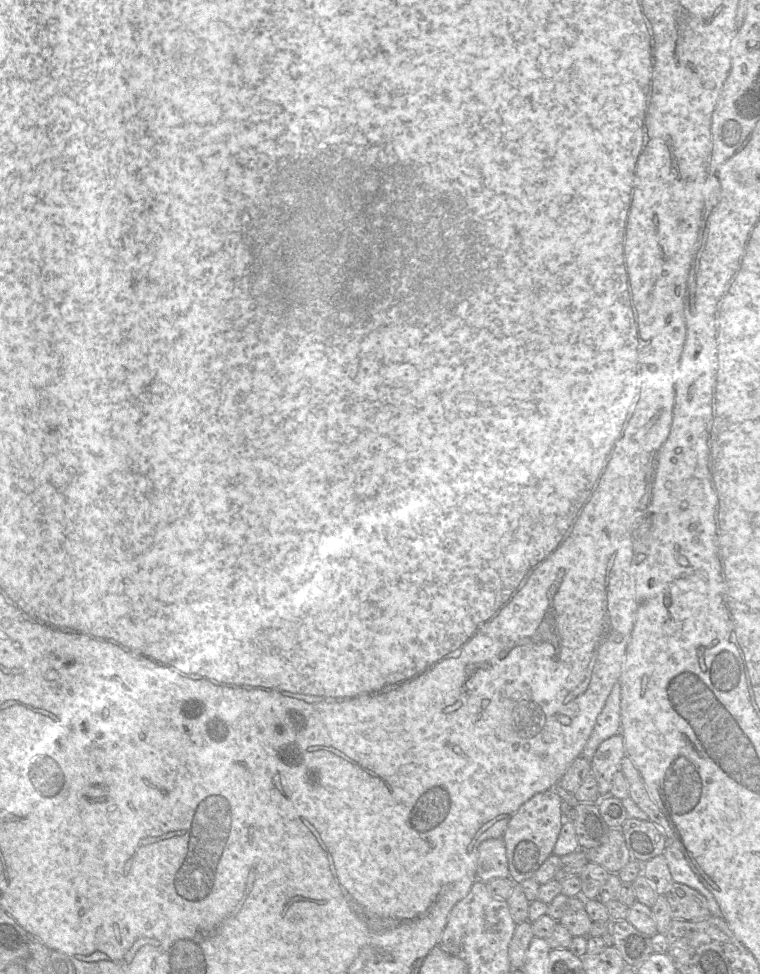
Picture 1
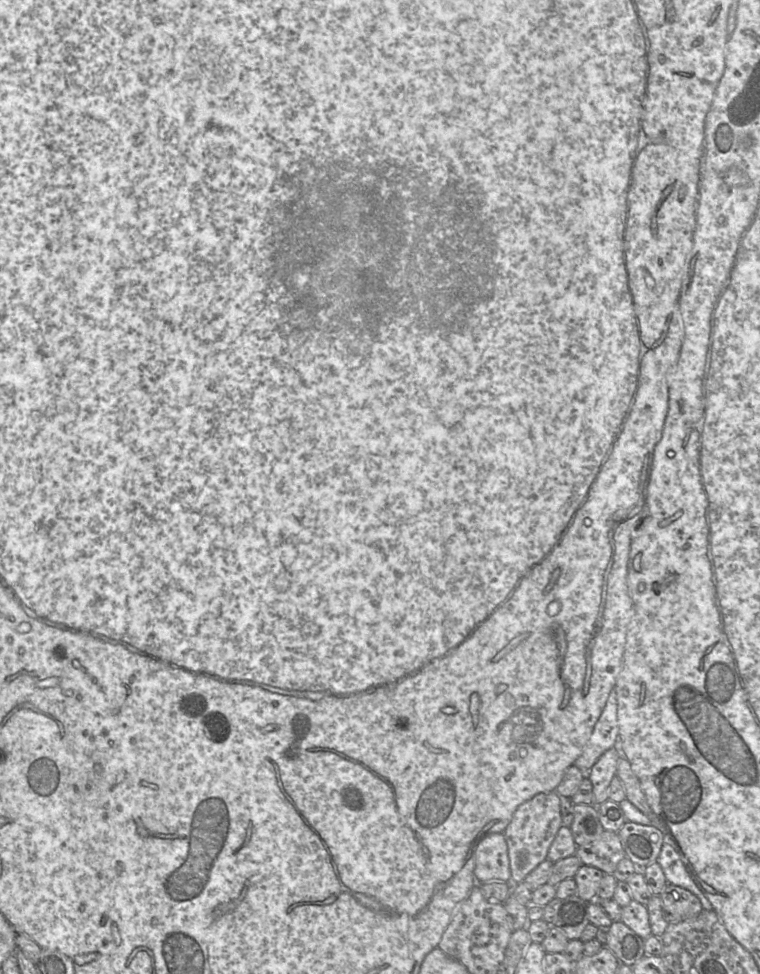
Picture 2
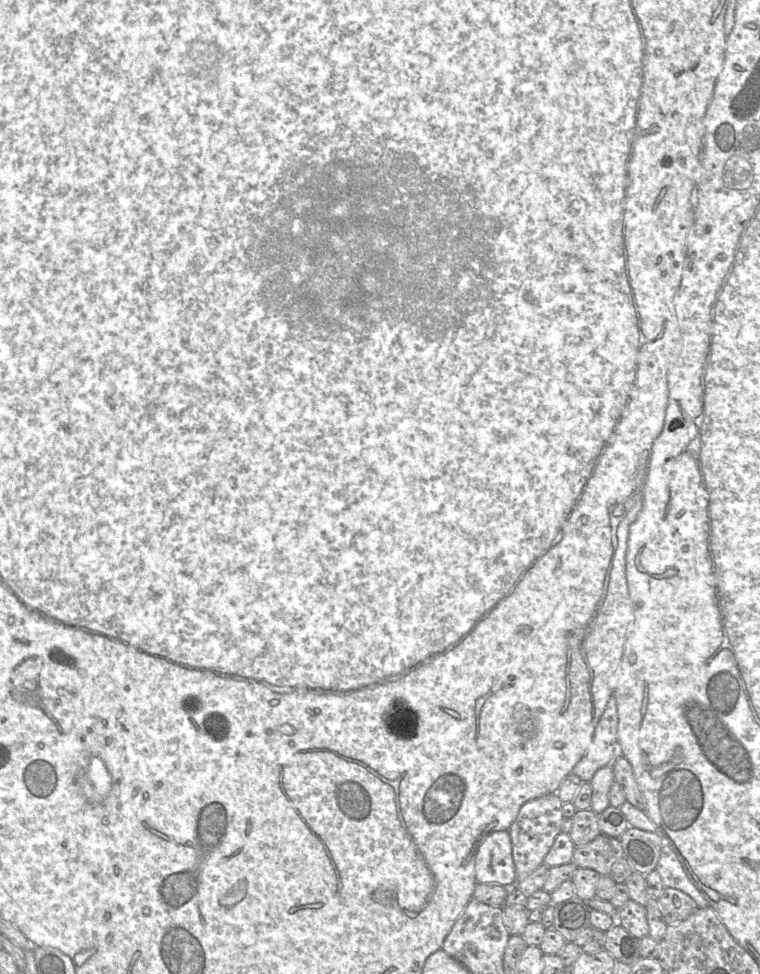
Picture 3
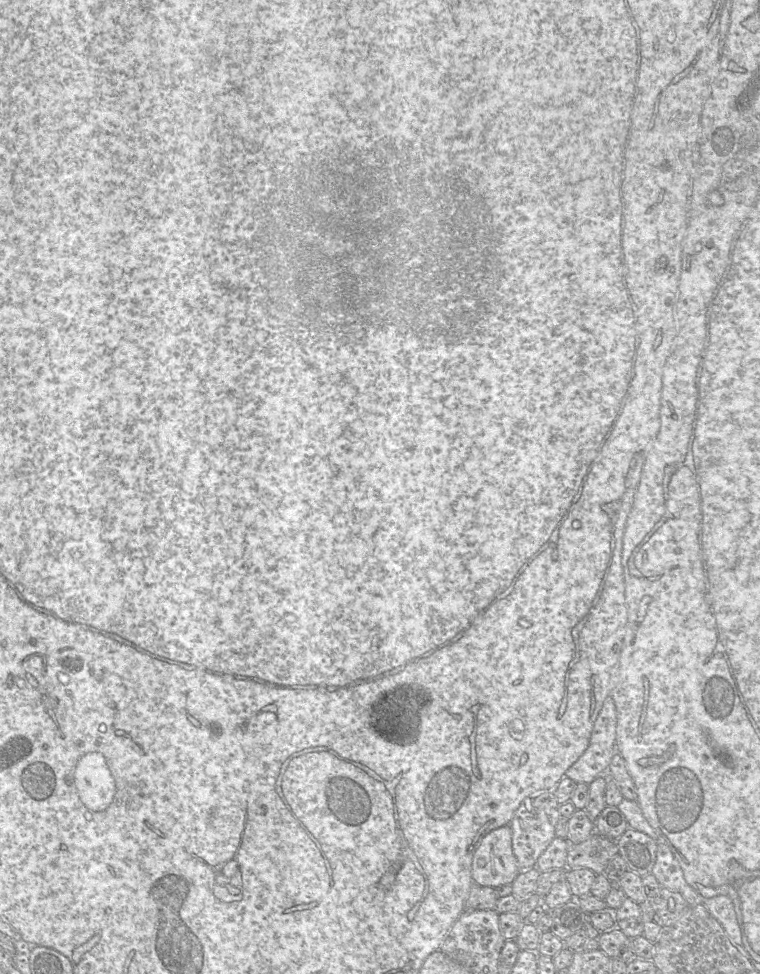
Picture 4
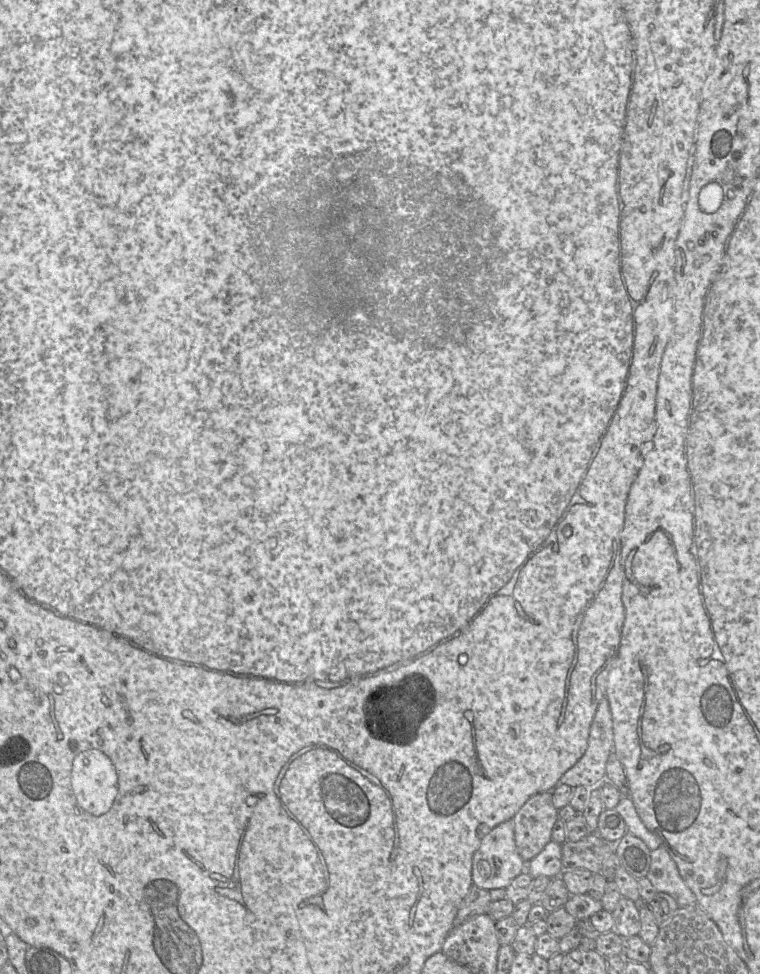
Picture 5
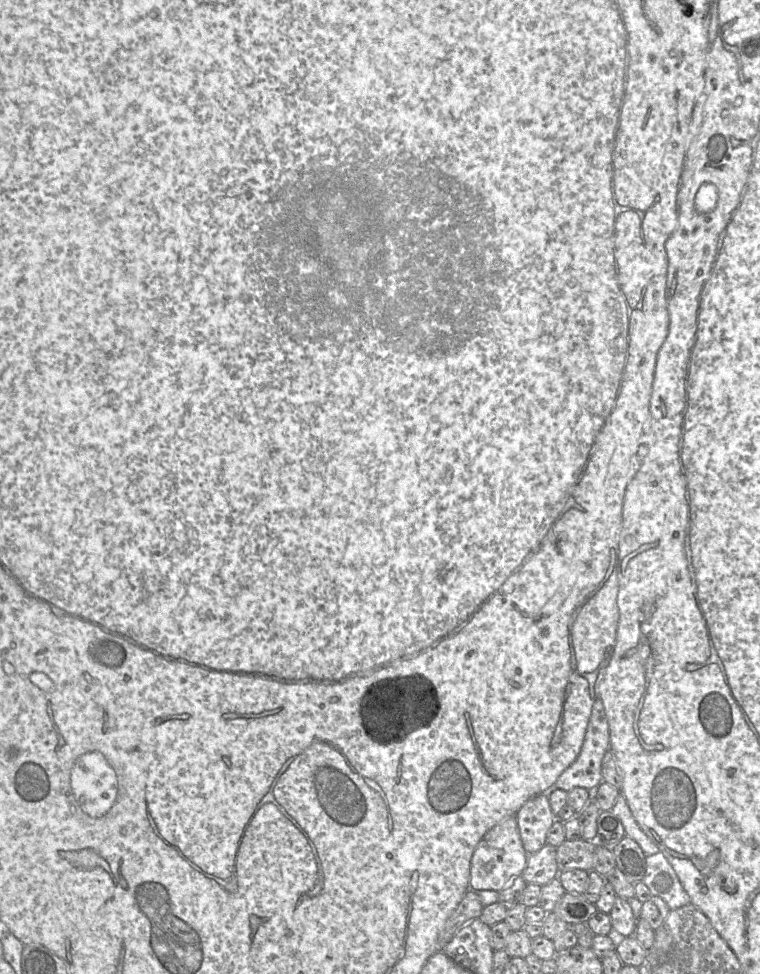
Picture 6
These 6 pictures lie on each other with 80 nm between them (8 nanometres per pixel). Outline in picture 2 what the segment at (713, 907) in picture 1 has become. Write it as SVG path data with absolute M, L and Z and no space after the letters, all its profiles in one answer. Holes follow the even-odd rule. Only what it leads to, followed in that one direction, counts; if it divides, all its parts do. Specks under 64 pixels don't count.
M664 843L656 862L662 868L668 884L689 890L698 897L704 910L712 910L710 901L693 881L674 847Z

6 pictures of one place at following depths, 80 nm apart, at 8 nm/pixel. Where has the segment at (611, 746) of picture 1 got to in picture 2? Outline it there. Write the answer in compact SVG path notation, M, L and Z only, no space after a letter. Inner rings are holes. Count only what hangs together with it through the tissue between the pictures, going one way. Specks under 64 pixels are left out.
M618 746L607 750L586 773L592 782L594 805L598 806L609 799L609 786L617 773L621 755Z

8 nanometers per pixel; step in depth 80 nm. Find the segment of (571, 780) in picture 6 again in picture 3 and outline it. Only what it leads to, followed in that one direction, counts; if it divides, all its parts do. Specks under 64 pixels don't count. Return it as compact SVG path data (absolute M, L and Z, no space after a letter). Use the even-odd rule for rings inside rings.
M612 695L599 719L592 740L572 773L583 782L590 782L602 767L611 765L618 755L618 713L616 698Z

